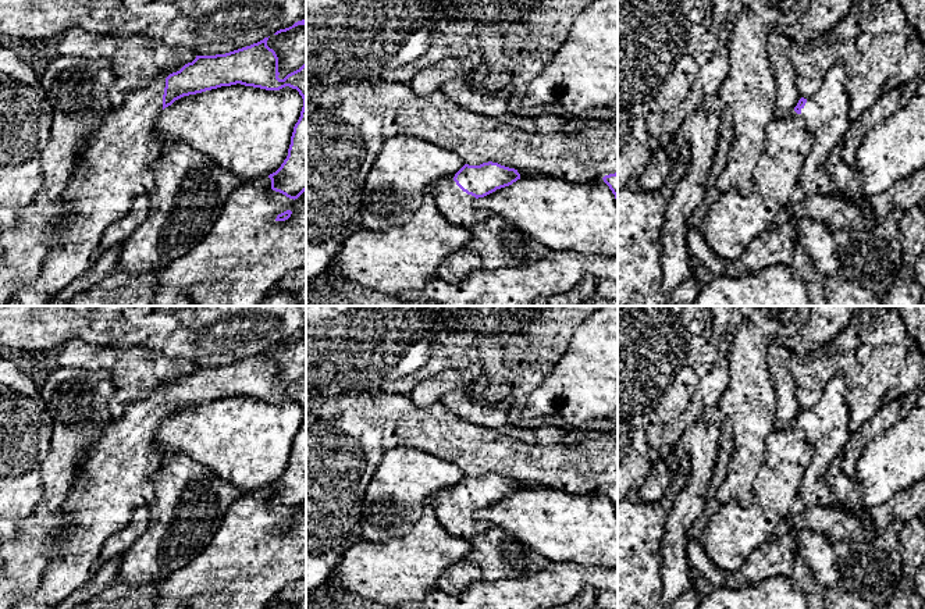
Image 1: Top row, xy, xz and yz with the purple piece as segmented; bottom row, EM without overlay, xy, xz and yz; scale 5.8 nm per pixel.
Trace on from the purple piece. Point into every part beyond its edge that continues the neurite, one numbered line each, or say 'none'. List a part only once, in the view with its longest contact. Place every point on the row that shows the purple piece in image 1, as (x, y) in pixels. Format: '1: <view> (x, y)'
1: xy (117, 166)

